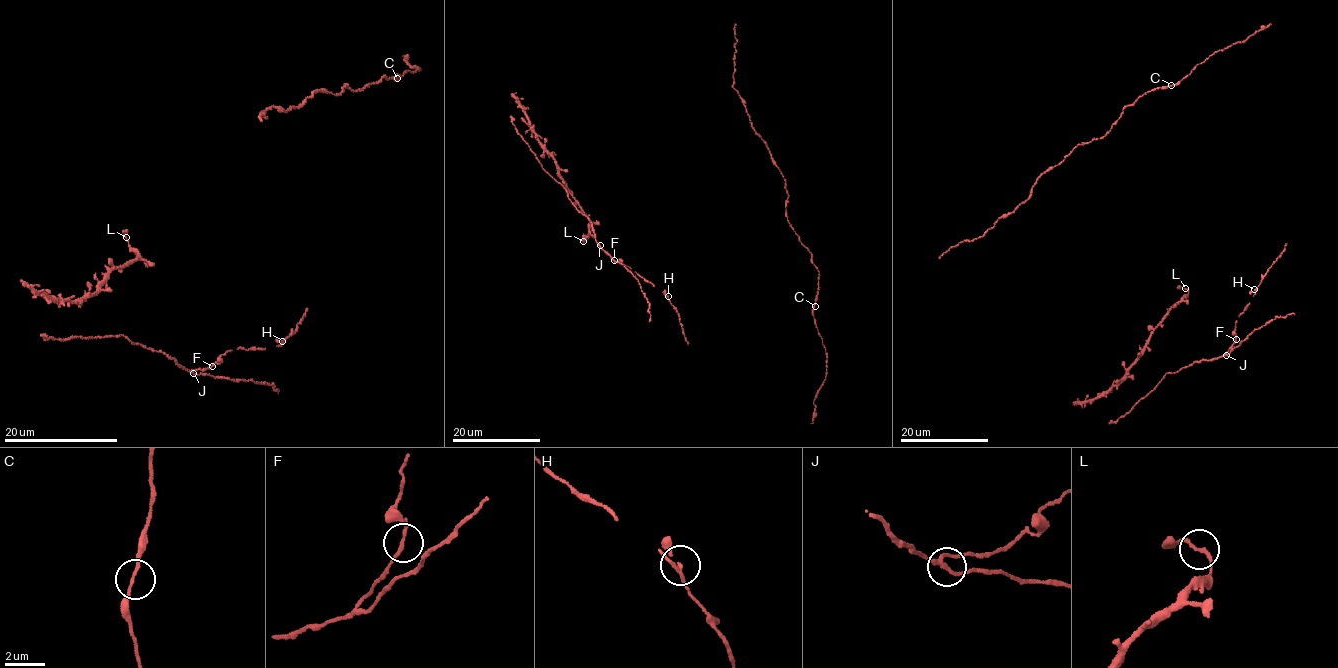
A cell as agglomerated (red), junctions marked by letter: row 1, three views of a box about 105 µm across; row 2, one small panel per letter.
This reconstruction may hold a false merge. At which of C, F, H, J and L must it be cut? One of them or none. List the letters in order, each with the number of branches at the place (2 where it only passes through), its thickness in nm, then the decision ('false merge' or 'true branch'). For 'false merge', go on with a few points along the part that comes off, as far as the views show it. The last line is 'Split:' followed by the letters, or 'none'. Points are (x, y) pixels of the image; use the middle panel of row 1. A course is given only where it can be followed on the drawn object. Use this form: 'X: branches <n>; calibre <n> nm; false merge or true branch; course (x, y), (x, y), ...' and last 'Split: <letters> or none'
C: branches 2; calibre 150 nm; true branch
F: branches 3; calibre 140 nm; true branch
H: branches 3; calibre 140 nm; true branch
J: branches 3; calibre 190 nm; true branch
L: branches 2; calibre 160 nm; true branch
Split: none

